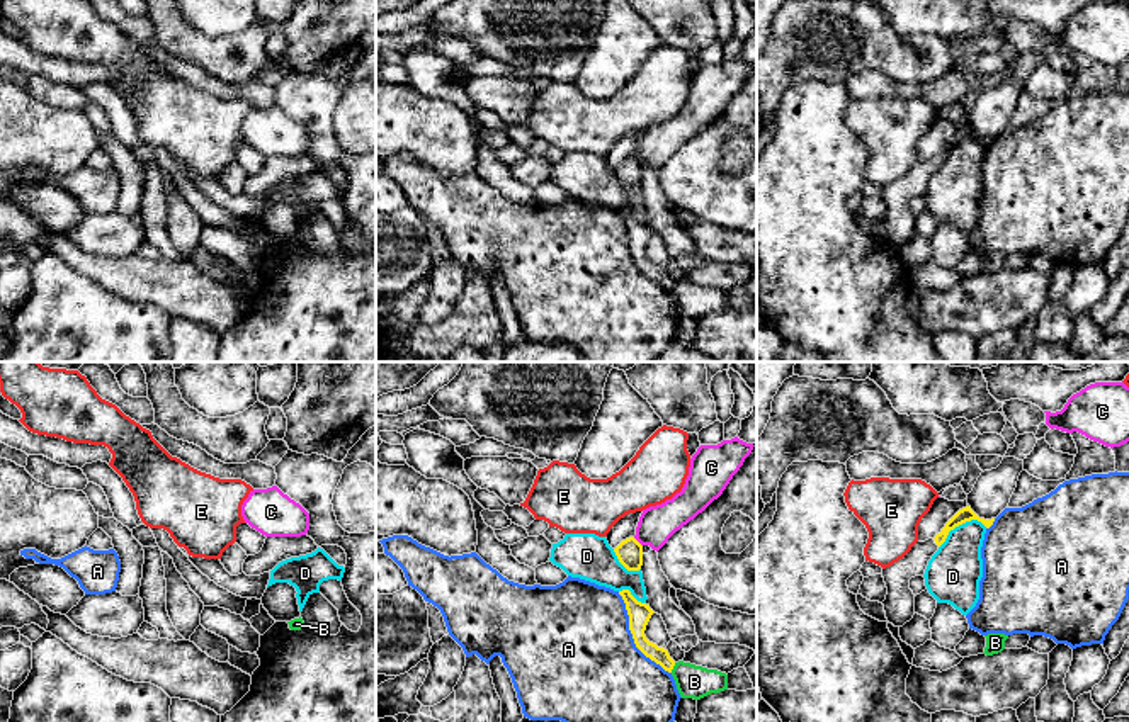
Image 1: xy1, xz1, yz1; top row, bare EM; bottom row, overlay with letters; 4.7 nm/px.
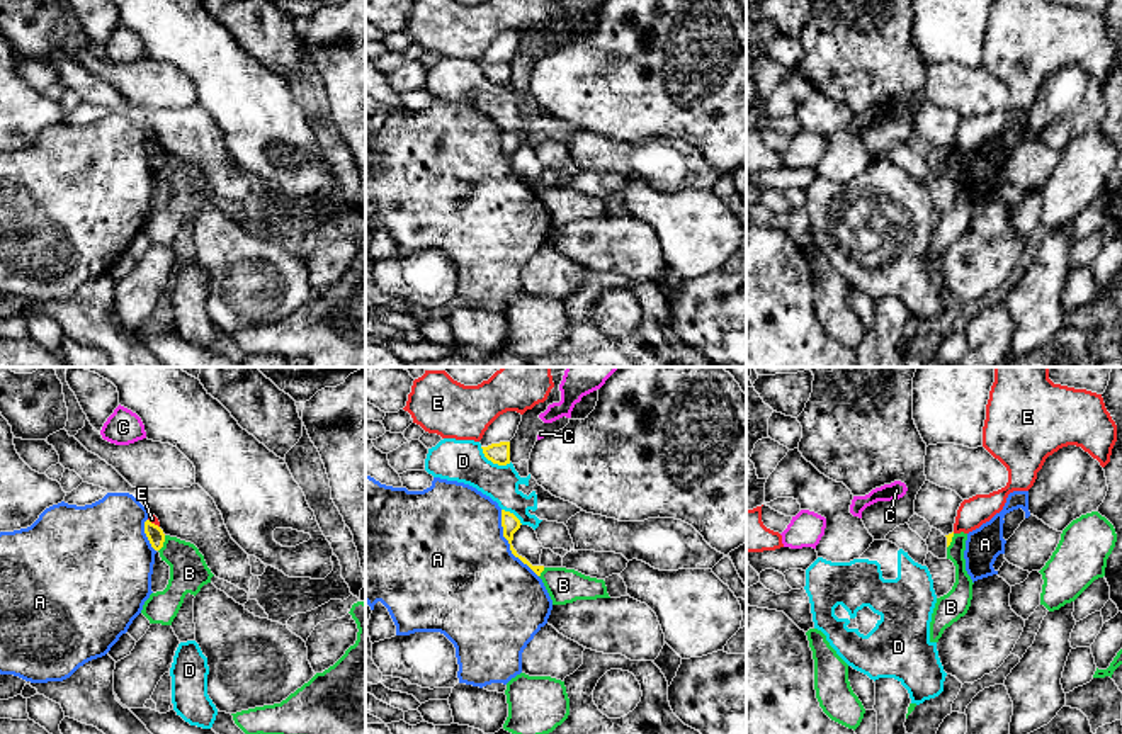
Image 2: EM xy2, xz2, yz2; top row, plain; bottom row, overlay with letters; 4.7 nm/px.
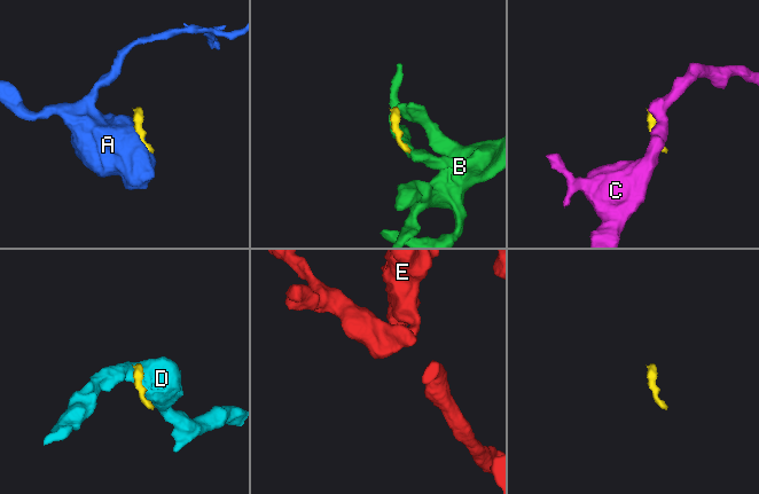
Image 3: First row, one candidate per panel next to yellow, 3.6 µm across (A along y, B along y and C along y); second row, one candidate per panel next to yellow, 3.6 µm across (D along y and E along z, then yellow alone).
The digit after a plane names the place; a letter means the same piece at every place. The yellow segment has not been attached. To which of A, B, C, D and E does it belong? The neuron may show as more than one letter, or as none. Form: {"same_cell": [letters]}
{"same_cell": []}

